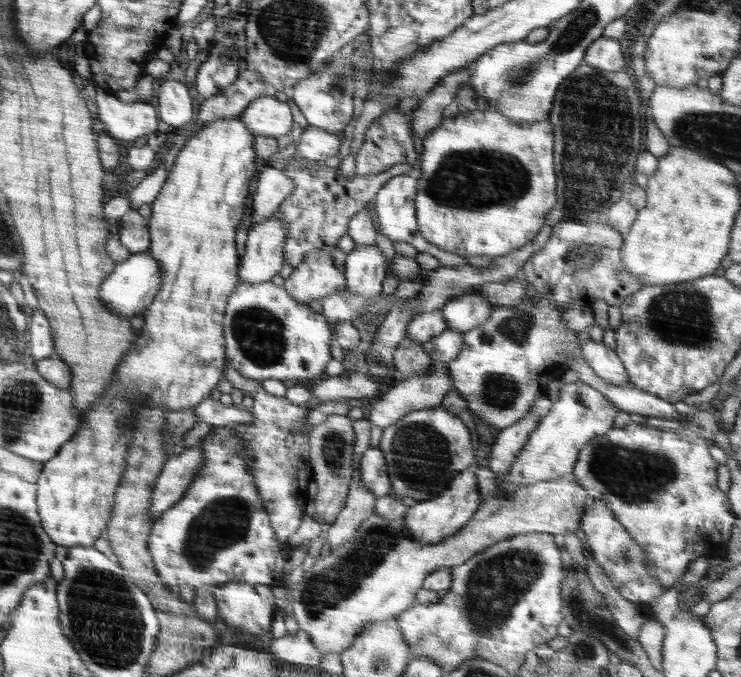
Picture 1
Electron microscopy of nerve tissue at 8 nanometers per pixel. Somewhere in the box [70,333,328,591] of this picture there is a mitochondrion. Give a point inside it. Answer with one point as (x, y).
(220, 524)

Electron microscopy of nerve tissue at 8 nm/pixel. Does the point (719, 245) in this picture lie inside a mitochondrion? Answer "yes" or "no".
no

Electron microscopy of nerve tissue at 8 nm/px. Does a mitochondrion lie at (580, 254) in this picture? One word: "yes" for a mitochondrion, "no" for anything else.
yes

